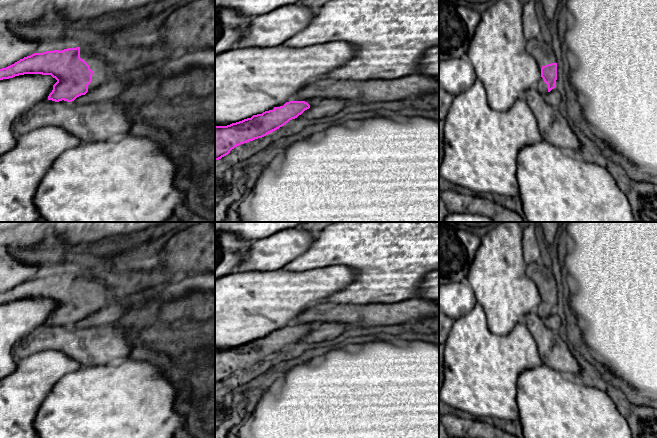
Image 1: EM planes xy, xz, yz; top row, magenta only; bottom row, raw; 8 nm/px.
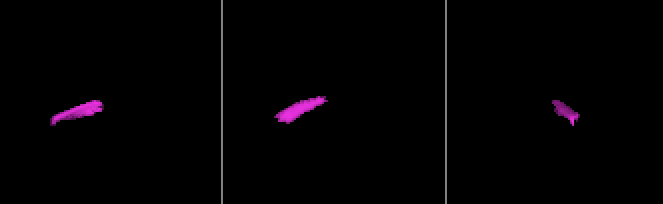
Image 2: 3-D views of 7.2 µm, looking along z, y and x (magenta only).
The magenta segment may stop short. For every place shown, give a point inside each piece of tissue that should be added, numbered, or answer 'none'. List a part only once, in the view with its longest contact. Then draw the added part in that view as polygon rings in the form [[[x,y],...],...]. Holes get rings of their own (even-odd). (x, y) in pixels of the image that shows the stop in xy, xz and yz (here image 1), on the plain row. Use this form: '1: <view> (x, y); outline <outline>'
1: xy (189, 251); outline [[[215,222],[174,232],[164,251],[152,269],[80,271],[80,282],[93,295],[88,315],[141,290],[170,284],[178,275],[215,273]]]

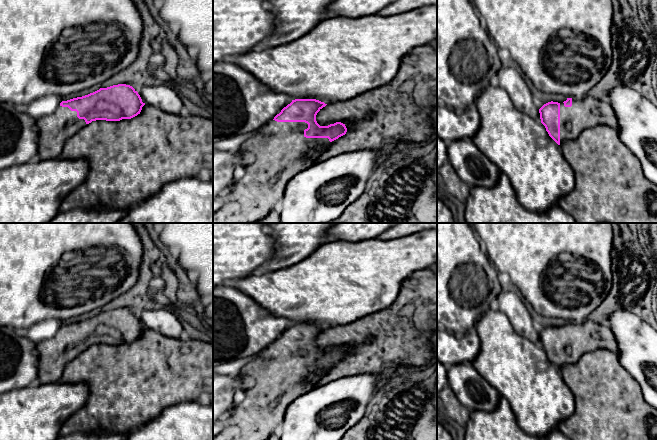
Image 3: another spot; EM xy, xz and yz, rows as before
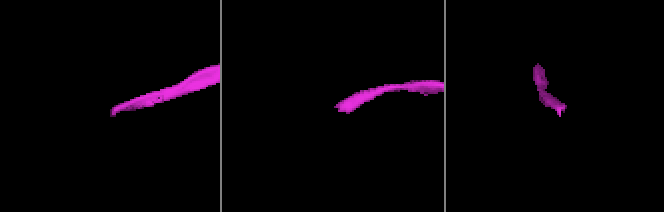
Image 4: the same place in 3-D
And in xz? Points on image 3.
1: xz (278, 375); outline [[[270,344],[250,362],[245,364],[238,376],[245,384],[245,399],[234,404],[227,425],[213,440],[267,440],[282,422],[286,407],[296,398],[313,388],[313,382],[325,373],[328,362],[306,362],[305,346],[277,346]]]

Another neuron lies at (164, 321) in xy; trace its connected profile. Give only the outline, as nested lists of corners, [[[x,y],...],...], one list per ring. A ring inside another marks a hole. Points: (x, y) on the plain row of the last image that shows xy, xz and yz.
[[[164,307],[157,311],[143,311],[138,318],[146,329],[157,331],[167,337],[182,338],[183,327],[177,319],[178,315],[176,310]]]

